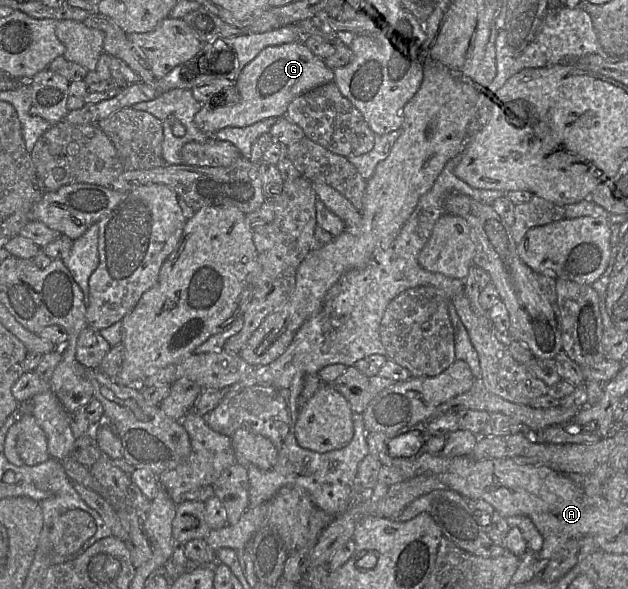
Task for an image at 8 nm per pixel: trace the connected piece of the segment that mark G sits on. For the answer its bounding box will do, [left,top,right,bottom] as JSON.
[195,42,334,135]

